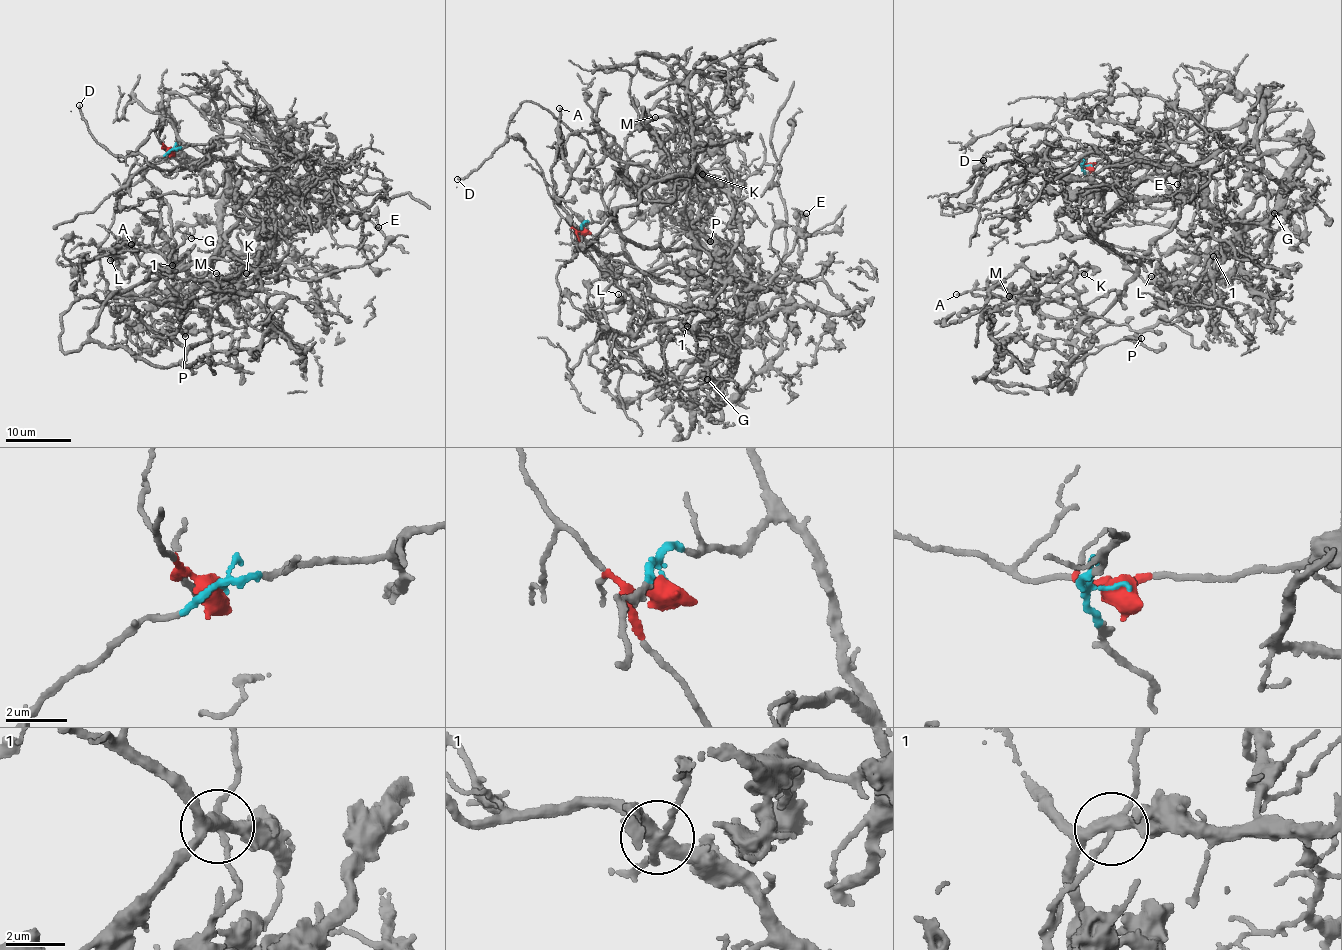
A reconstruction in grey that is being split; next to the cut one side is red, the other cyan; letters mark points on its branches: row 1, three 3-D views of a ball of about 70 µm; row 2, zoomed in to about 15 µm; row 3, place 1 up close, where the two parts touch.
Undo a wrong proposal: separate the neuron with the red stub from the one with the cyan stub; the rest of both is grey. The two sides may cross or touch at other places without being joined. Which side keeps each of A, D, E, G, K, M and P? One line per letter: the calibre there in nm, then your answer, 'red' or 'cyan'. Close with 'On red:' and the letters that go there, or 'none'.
A: 180 nm thick; cyan
D: 140 nm thick; cyan
E: 90 nm thick; red
G: 160 nm thick; red
K: 240 nm thick; cyan
M: 260 nm thick; cyan
P: 260 nm thick; cyan
On red: E, G

